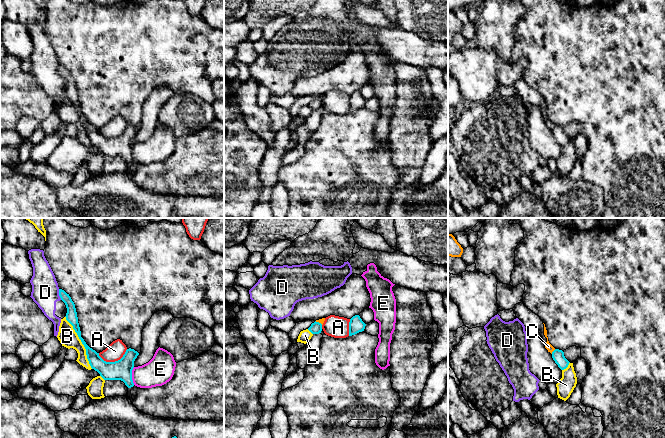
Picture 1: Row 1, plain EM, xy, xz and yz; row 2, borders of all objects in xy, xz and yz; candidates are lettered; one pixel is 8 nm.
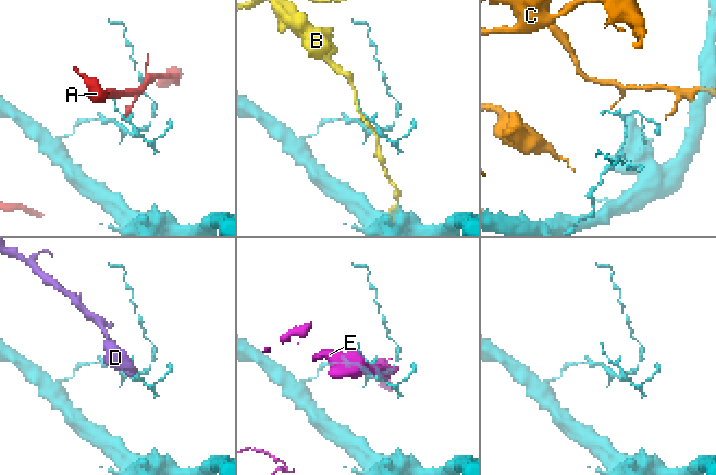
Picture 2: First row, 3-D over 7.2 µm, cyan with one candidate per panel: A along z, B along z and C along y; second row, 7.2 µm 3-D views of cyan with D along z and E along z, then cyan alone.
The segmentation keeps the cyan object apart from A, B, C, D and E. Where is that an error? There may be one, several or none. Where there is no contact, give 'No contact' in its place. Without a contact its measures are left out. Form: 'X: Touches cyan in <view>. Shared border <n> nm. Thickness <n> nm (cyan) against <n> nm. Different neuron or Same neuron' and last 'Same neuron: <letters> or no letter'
A: Touches cyan in xy. Shared border 240 nm. Thickness 160 nm (cyan) against 140 nm. Different neuron
B: Touches cyan in xy. Shared border 480 nm. Thickness 110 nm (cyan) against 150 nm. Different neuron
C: Touches cyan in yz. Shared border 50 nm. Thickness 100 nm (cyan) against 60 nm. Different neuron
D: Touches cyan in xy. Shared border 90 nm. Thickness 100 nm (cyan) against 220 nm. Different neuron
E: Touches cyan in xy. Shared border 140 nm. Thickness 160 nm (cyan) against 220 nm. Different neuron
Same neuron: no letter

